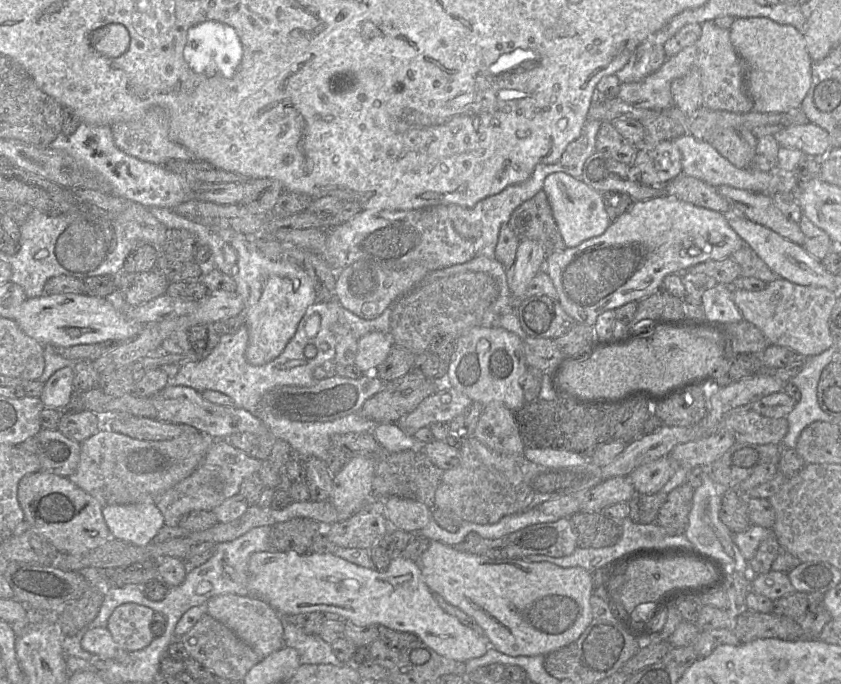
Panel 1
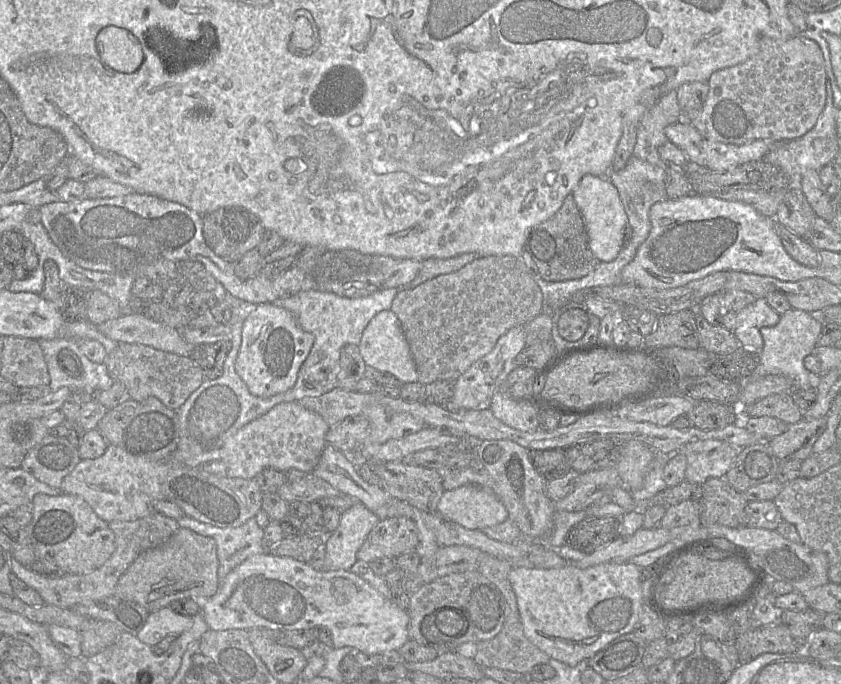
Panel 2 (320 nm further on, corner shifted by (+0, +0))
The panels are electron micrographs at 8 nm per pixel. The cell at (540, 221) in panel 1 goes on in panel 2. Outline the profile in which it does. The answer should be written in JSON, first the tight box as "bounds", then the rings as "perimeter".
{"bounds":[524,194,601,281],"perimeter":[[[572,194],[565,198],[552,217],[532,228],[524,250],[529,253],[540,276],[546,281],[579,279],[594,271],[601,263],[590,248],[586,223]]]}

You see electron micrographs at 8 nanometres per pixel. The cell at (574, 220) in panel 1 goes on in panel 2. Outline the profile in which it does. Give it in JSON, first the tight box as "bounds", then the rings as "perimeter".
{"bounds":[571,174,628,261],"perimeter":[[[586,174],[571,194],[586,223],[589,245],[593,254],[600,261],[613,261],[623,246],[623,230],[628,223],[617,188],[607,177]]]}

